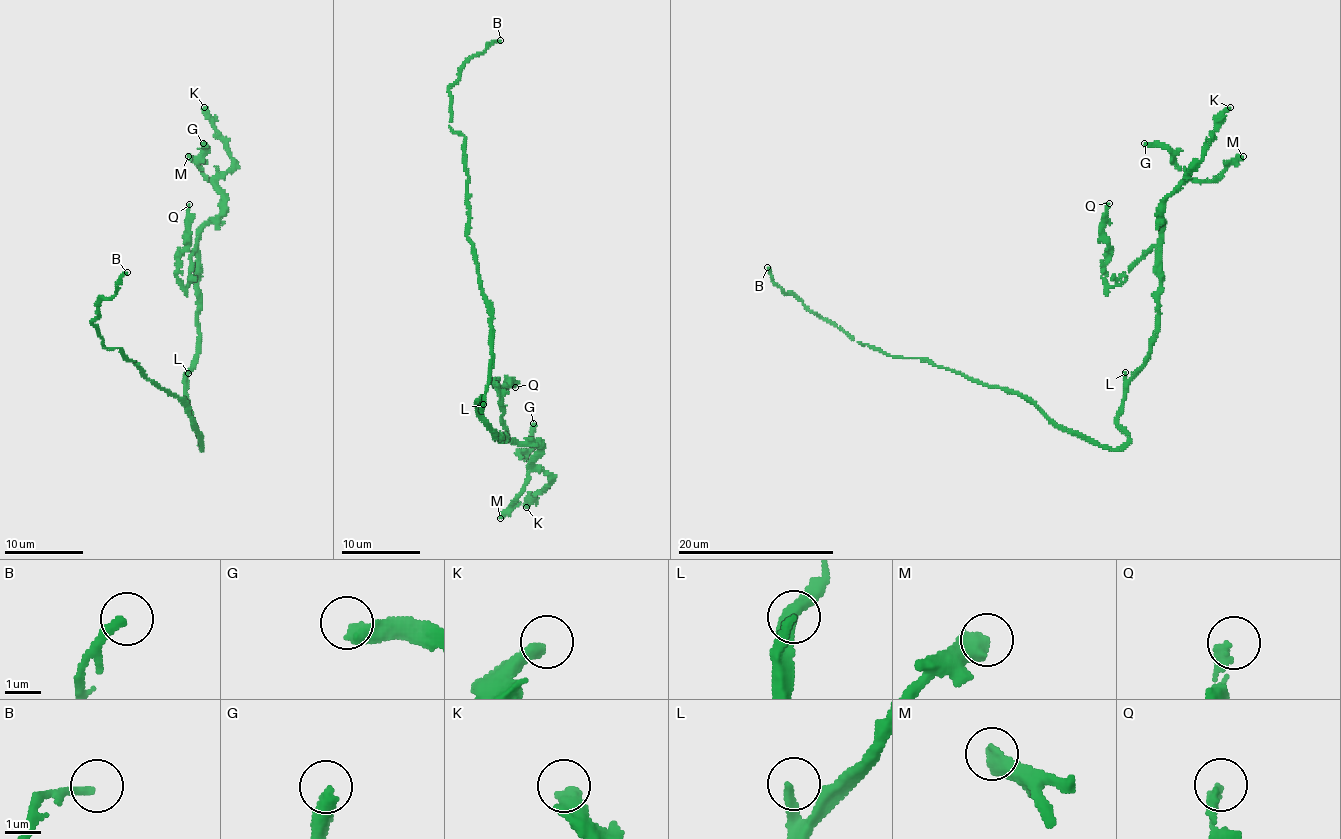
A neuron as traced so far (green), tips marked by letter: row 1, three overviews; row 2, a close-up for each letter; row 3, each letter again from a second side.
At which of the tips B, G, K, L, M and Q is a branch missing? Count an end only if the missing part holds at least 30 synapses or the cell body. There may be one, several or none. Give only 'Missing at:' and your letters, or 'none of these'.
Missing at: K

